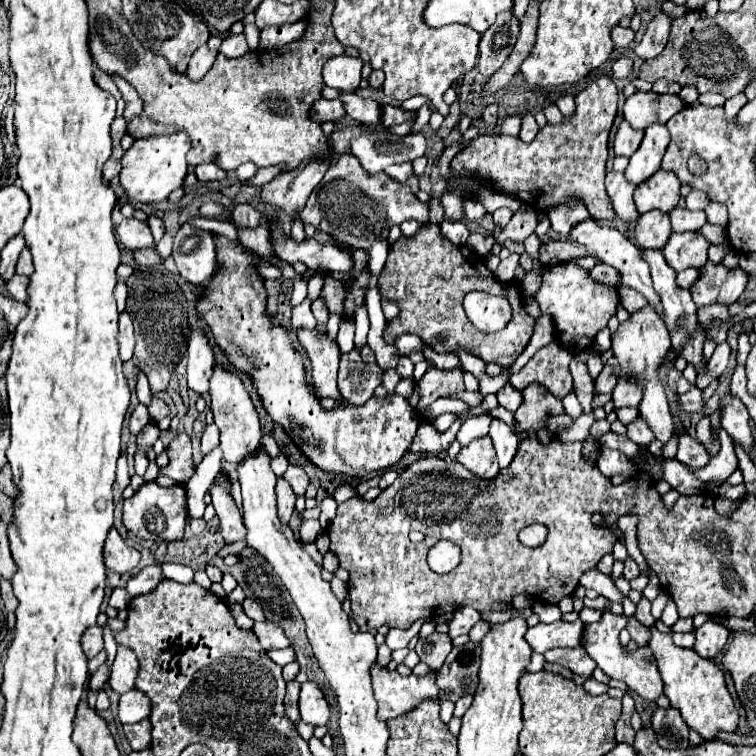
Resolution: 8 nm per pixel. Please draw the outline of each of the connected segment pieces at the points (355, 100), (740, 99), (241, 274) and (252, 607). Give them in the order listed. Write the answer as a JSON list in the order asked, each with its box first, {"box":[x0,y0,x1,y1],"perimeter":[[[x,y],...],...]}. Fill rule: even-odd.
[{"box":[338,93,380,125],"perimeter":[[[342,93],[338,99],[344,103],[344,111],[352,121],[372,125],[380,123],[380,105],[374,99],[364,99],[356,93]]]},{"box":[724,92,748,117],"perimeter":[[[744,92],[726,100],[724,105],[724,111],[726,111],[726,117],[735,117],[738,111],[748,102]]]},{"box":[196,233,418,479],"perimeter":[[[214,233],[214,237],[216,237],[216,251],[220,257],[220,265],[224,265],[224,269],[220,269],[220,273],[216,273],[216,277],[212,277],[212,281],[206,285],[202,297],[196,301],[196,311],[198,311],[198,317],[204,319],[206,325],[210,327],[214,343],[228,355],[230,365],[236,371],[252,377],[268,417],[286,431],[286,435],[294,441],[294,445],[304,453],[304,457],[312,465],[326,471],[328,475],[362,479],[374,471],[394,467],[400,461],[400,457],[408,451],[418,429],[418,417],[416,413],[412,413],[412,407],[408,405],[408,401],[392,393],[386,399],[372,397],[362,407],[354,407],[346,403],[346,405],[336,405],[332,411],[322,409],[320,399],[308,387],[306,367],[304,367],[300,351],[292,345],[288,331],[280,327],[280,323],[276,323],[266,313],[268,293],[264,289],[264,279],[256,267],[256,253],[244,247],[242,243],[232,243],[230,239],[218,233]]]},{"box":[242,599,264,621],"perimeter":[[[244,599],[242,607],[244,607],[244,613],[246,613],[250,619],[254,619],[254,621],[264,621],[264,611],[262,611],[262,607],[260,607],[254,599]]]}]

